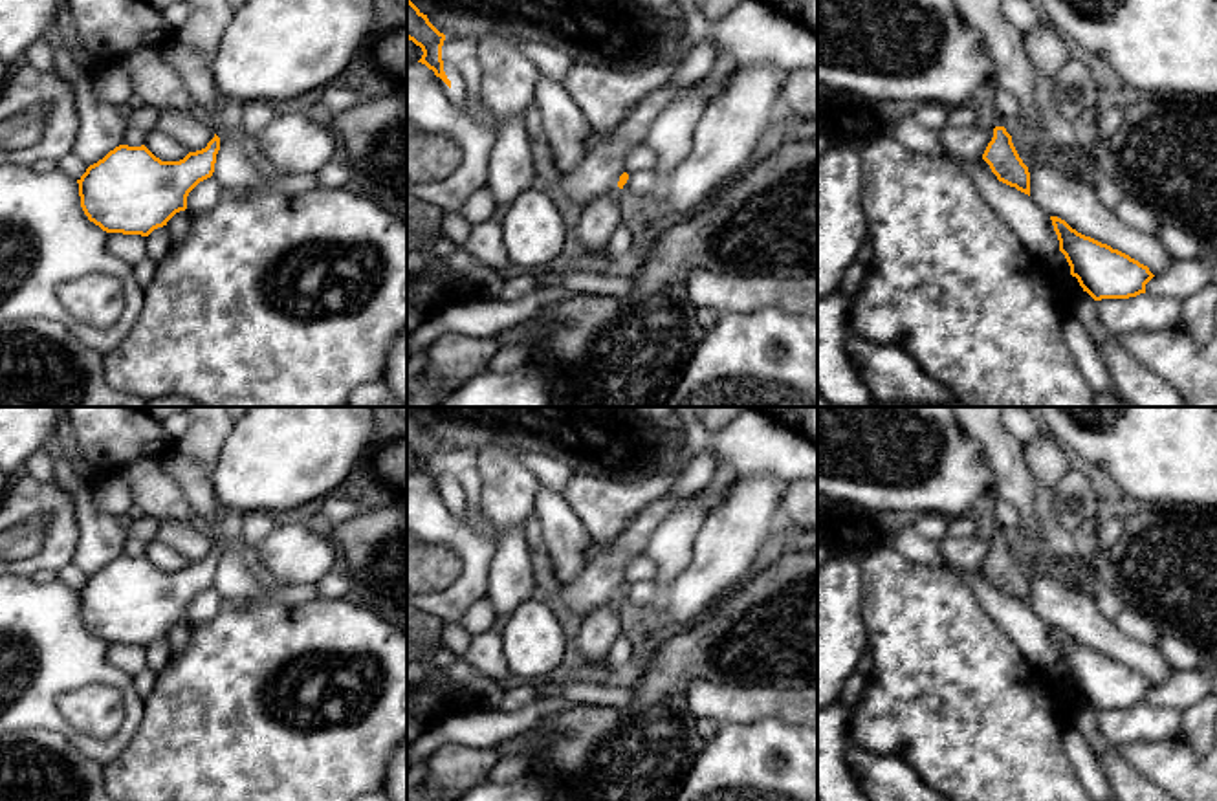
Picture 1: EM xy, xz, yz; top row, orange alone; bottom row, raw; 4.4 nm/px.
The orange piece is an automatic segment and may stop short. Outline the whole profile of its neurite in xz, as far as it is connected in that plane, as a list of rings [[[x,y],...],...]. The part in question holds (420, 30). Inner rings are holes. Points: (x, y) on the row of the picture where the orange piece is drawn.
[[[407,0],[407,38],[422,48],[423,55],[418,62],[434,71],[449,88],[451,81],[444,71],[442,46],[445,35],[440,33],[411,0]]]

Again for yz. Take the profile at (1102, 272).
[[[1050,216],[1070,275],[1094,301],[1129,299],[1146,293],[1155,277],[1147,266],[1072,229],[1065,220]]]

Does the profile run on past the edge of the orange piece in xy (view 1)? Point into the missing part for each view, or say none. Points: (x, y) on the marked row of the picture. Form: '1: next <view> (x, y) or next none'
1: next none

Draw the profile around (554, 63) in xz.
[[[521,40],[522,53],[537,66],[541,75],[546,75],[559,84],[565,82],[566,71],[572,64],[568,53],[544,42]]]

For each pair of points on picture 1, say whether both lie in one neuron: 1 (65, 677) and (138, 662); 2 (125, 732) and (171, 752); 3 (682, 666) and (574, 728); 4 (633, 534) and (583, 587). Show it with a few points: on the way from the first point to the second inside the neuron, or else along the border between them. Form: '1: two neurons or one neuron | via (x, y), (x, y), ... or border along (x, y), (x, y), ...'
1: two neurons | border along (107, 644), (107, 658), (131, 679)
2: two neurons | border along (143, 702), (140, 726), (129, 745), (105, 767)
3: one neuron | via (655, 693), (620, 728), (602, 728)
4: one neuron | via (625, 547), (596, 576)

